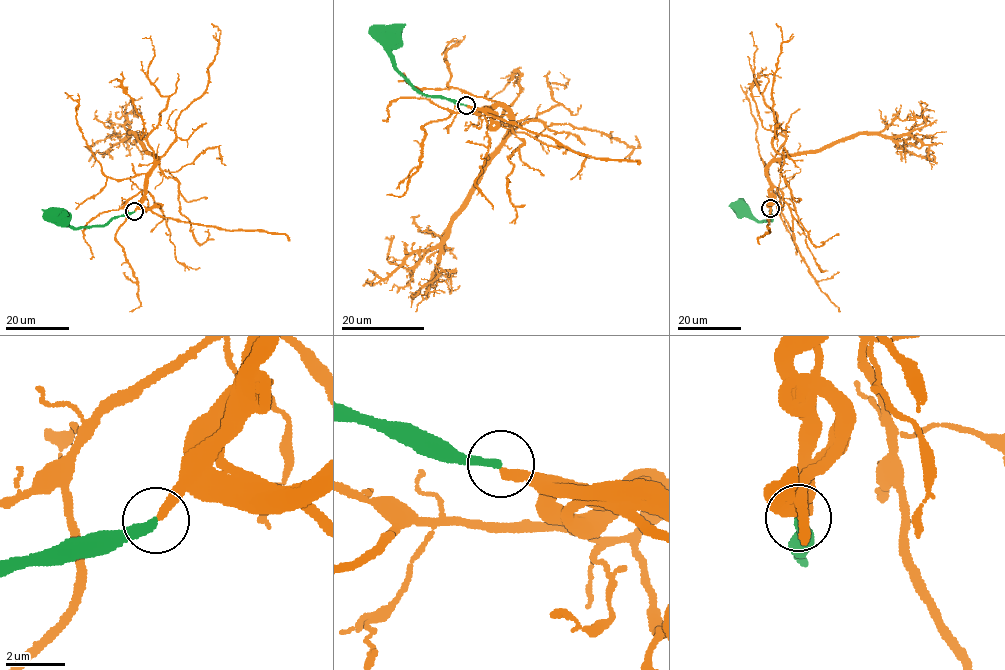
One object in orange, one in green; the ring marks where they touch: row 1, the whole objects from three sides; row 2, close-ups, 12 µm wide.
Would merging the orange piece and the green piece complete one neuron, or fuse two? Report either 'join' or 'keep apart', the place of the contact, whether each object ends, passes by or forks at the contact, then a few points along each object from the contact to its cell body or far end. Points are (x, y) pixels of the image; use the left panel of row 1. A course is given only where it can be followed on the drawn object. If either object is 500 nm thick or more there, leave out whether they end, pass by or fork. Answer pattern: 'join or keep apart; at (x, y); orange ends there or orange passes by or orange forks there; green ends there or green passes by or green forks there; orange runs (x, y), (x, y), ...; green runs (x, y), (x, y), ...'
keep apart; at (134, 211); orange ends there; green ends there; orange runs (134, 211), (146, 190), (148, 172), (158, 163), (138, 137), (129, 134), (126, 113), (140, 113), (139, 105); green runs (134, 211), (111, 218), (106, 223), (76, 228), (66, 223), (67, 218), (62, 218)

